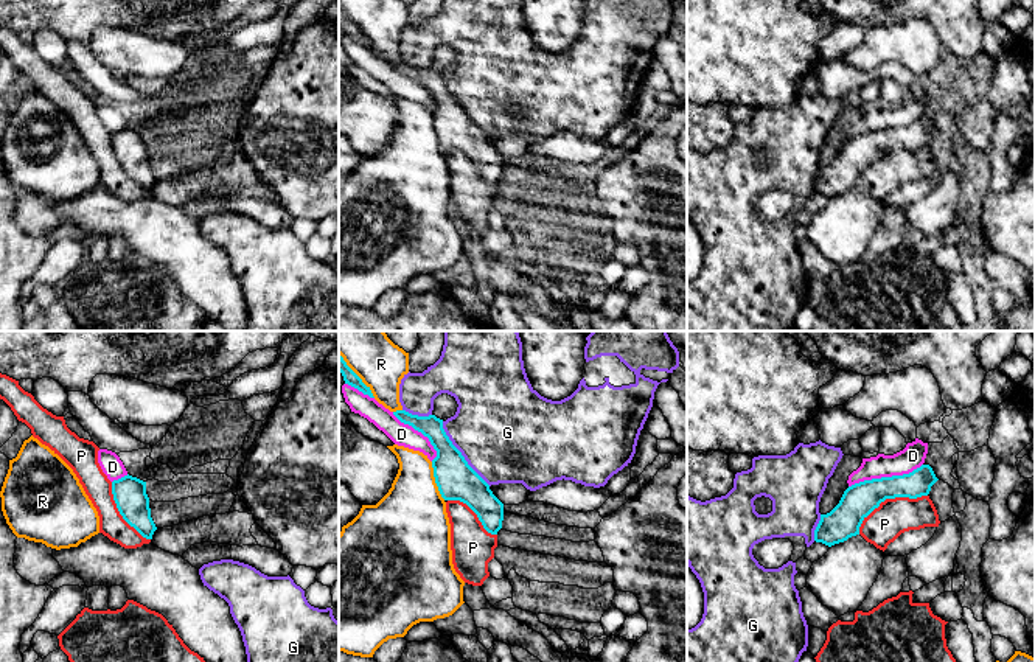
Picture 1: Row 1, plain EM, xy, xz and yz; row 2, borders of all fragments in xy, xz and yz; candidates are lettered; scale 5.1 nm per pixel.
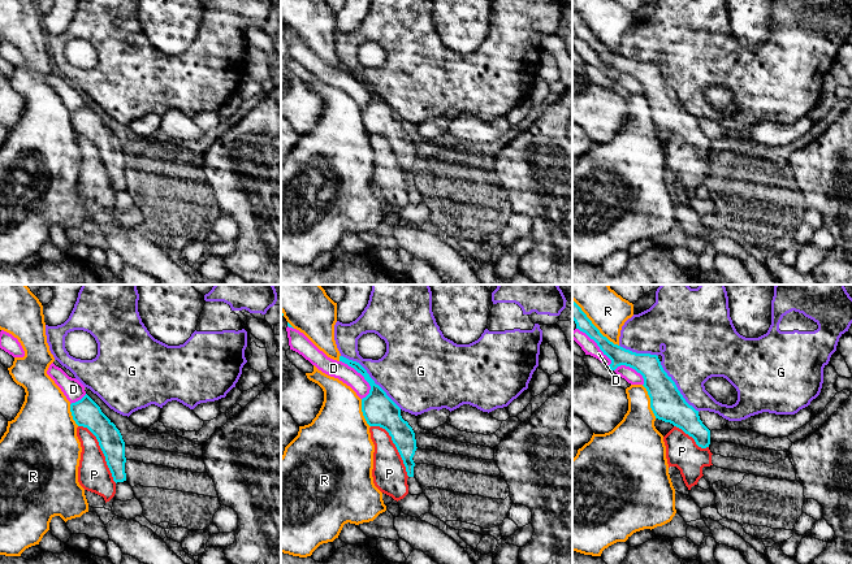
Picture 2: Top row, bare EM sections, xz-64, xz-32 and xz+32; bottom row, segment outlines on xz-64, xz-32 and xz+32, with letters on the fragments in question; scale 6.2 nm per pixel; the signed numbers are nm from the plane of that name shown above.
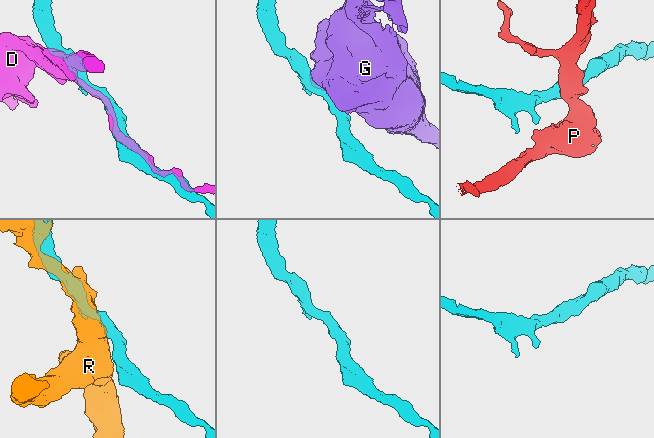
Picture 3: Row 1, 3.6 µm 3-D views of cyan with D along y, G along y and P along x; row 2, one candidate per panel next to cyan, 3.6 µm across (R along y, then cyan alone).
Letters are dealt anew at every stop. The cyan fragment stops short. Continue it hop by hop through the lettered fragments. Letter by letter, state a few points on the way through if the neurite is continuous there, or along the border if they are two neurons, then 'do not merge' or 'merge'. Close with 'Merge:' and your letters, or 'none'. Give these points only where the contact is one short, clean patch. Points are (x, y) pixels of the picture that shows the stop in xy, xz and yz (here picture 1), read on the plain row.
D: do not merge
G: do not merge
P: do not merge
R: do not merge
Merge: none

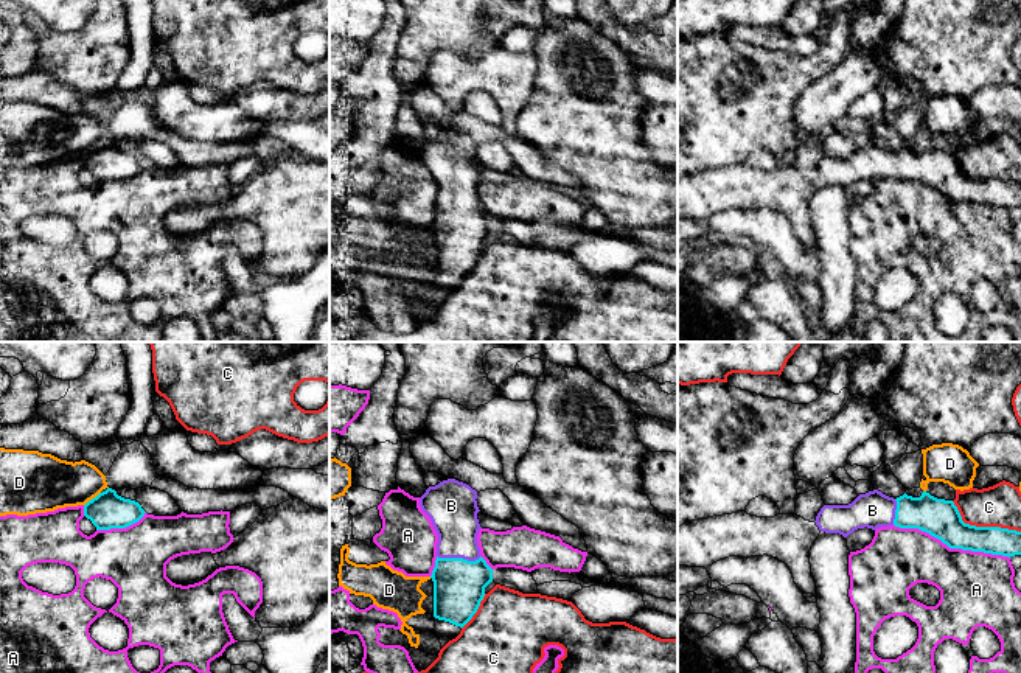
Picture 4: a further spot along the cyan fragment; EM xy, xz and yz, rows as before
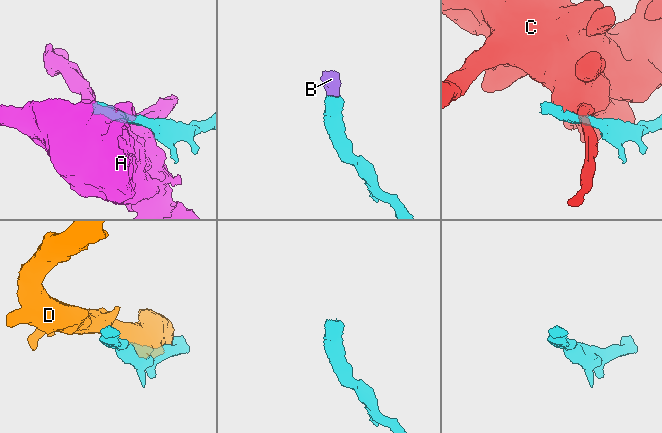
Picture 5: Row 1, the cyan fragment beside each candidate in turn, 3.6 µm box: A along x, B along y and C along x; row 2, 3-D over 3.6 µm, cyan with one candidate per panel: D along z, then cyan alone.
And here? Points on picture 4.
A: do not merge
B: way xz (459, 237), (459, 210), (457, 177), (453, 163); merge
C: do not merge
D: do not merge
Merge: B

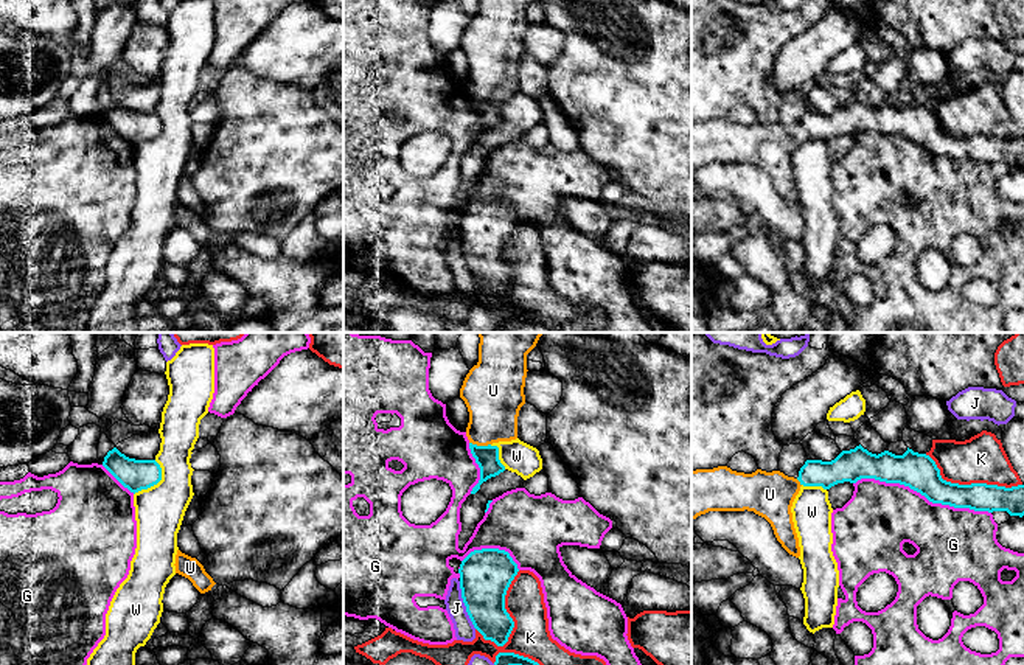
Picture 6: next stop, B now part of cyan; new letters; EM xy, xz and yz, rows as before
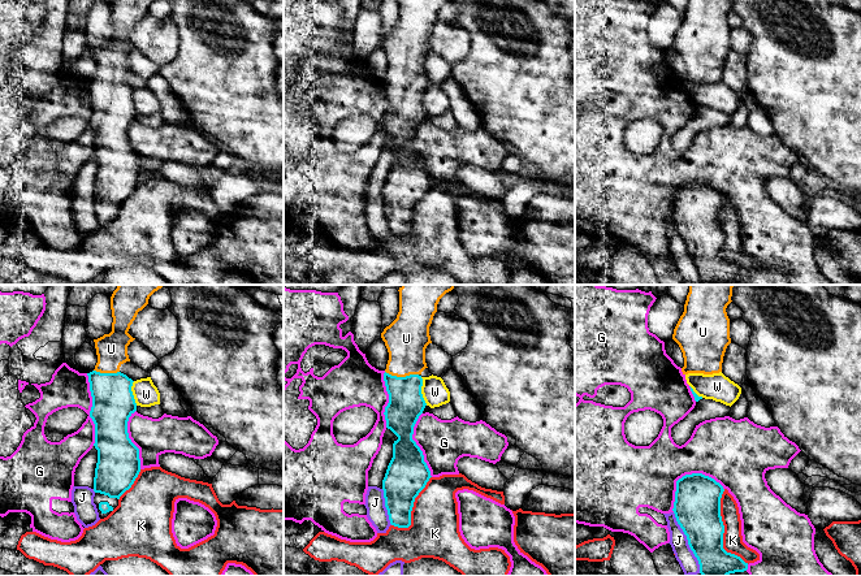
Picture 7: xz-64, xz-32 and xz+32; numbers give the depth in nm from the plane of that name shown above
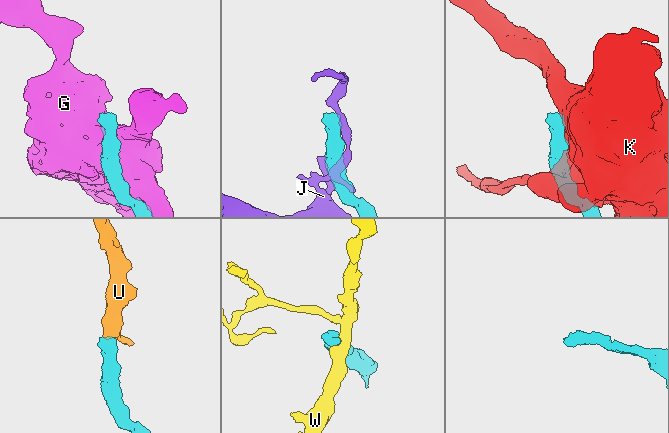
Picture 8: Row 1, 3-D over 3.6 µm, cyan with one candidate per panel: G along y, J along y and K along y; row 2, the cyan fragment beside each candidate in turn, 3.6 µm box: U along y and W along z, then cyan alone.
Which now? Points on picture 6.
G: do not merge
J: do not merge
K: do not merge
U: way xz (487, 109), (480, 98), (493, 52); merge
W: border xy (156, 112), (160, 120), (160, 131), (134, 146); do not merge
Merge: U

